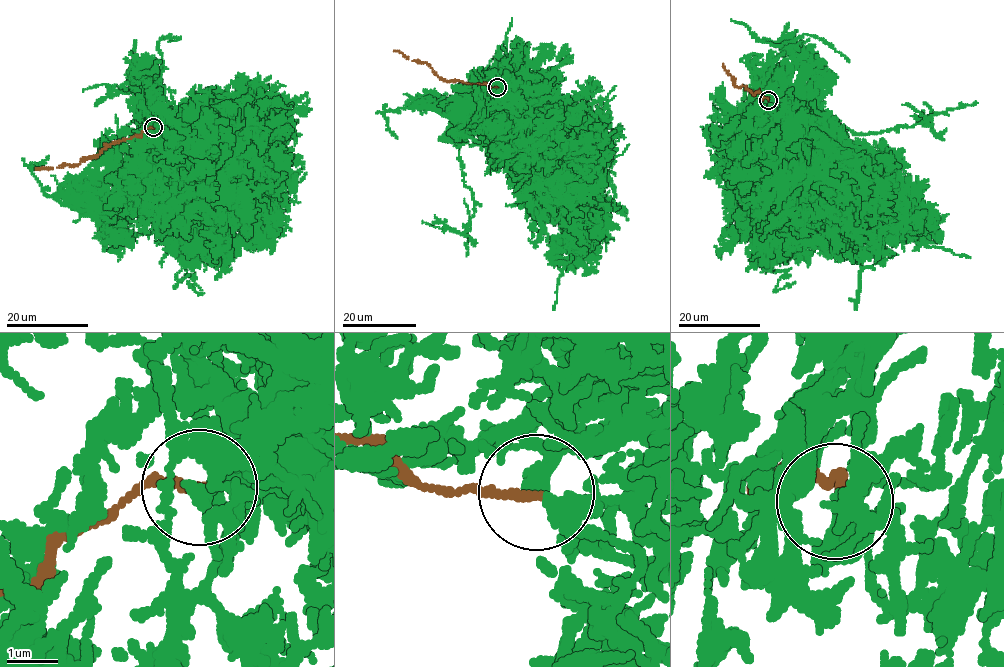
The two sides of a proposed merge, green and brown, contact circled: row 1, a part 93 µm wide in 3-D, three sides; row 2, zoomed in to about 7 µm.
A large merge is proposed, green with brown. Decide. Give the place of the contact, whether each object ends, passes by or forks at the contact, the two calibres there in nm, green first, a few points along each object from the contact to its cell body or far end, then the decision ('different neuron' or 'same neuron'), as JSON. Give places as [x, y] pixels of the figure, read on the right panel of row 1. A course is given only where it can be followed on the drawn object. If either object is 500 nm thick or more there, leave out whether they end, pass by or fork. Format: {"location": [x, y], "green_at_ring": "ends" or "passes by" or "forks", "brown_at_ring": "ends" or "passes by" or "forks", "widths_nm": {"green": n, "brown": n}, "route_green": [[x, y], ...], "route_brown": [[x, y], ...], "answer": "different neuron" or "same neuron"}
{"location": [768, 100], "green_at_ring": "forks", "brown_at_ring": "ends", "widths_nm": {"green": 200, "brown": 180}, "route_green": [[768, 101], [774, 112], [771, 140], [784, 144], [787, 152]], "route_brown": [[769, 100], [762, 98], [759, 91], [754, 94], [742, 86], [734, 85], [734, 79], [723, 65]], "answer": "different neuron"}

